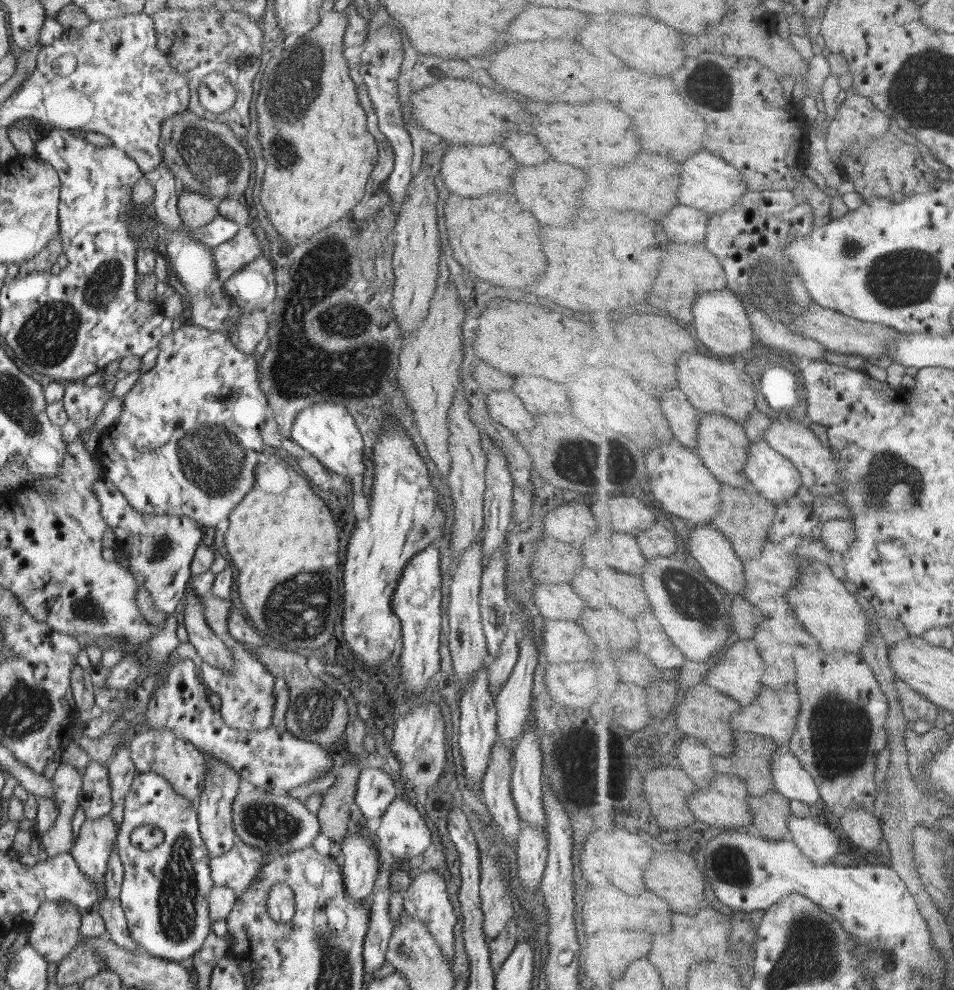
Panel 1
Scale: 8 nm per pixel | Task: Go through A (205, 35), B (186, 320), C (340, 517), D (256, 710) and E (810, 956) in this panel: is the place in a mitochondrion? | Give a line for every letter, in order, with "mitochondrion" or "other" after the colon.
A: mitochondrion
B: other
C: other
D: other
E: mitochondrion

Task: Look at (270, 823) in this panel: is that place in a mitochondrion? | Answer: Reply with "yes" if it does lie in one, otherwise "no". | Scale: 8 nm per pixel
yes

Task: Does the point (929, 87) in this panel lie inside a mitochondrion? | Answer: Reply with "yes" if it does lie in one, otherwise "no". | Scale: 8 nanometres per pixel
yes

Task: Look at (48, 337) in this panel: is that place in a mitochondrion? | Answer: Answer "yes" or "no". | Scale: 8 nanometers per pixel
yes

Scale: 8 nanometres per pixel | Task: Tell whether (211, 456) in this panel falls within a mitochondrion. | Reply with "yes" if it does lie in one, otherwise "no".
yes

